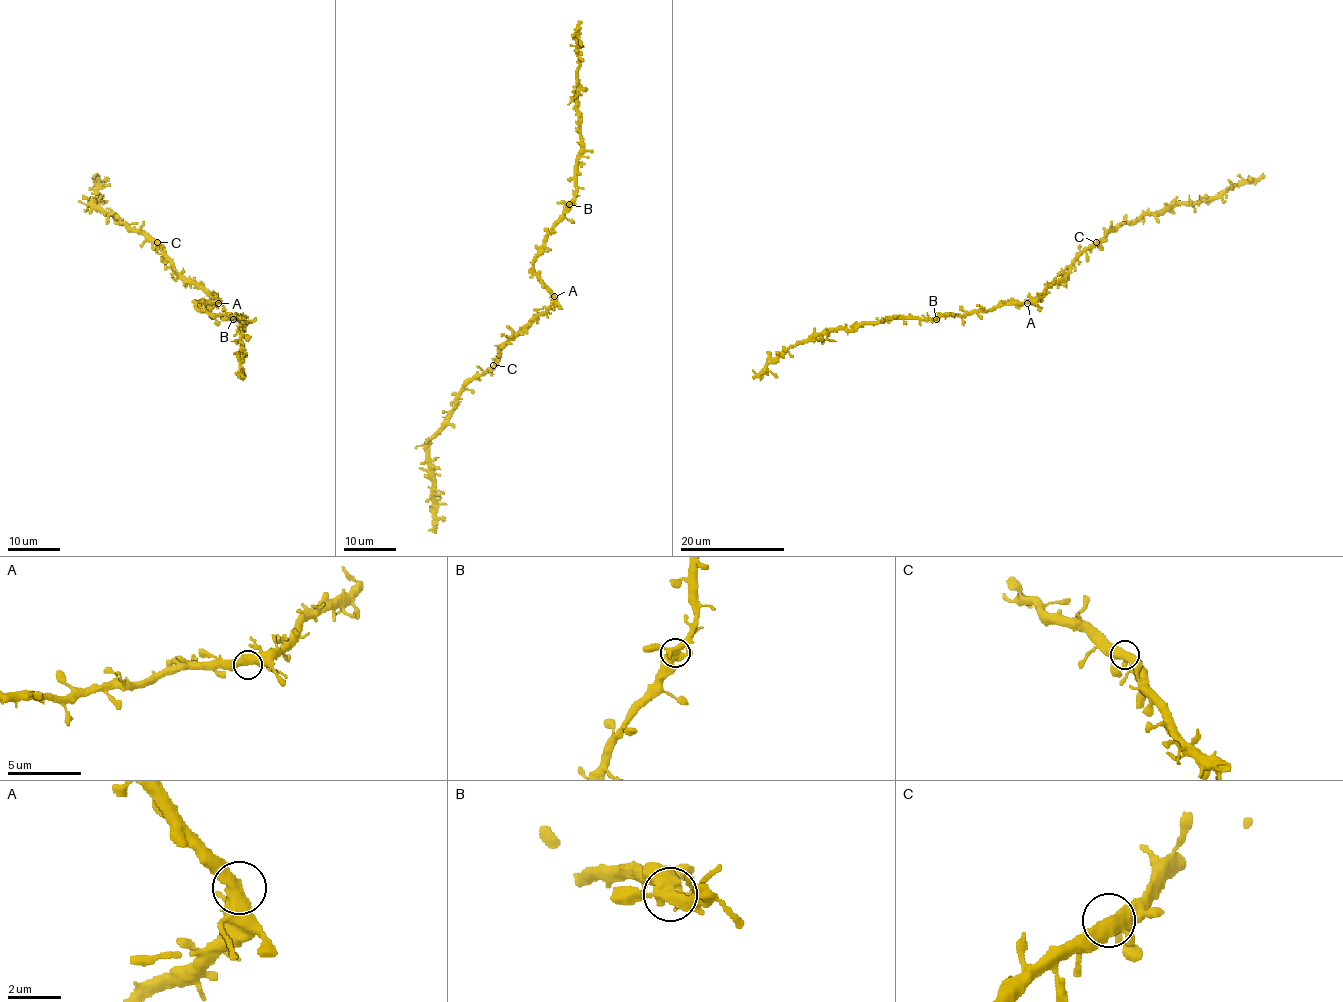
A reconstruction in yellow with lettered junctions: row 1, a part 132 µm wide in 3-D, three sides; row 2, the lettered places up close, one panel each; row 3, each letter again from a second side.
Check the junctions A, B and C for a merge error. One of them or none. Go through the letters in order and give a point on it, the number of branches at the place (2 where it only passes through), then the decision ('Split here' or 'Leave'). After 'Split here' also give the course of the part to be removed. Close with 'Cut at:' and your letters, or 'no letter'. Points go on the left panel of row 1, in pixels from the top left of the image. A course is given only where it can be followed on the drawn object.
A: Place: (218, 303). Branches: 3. Leave
B: Place: (233, 319). Branches: 3. Leave
C: Place: (157, 242). Branches: 3. Leave
Cut at: no letter

